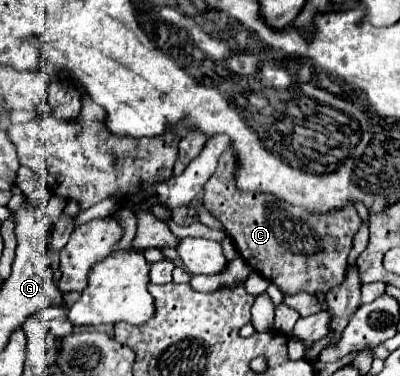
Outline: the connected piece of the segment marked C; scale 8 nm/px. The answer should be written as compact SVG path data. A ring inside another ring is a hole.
M229 149L221 155L217 171L205 185L203 205L221 221L239 255L283 293L327 293L331 287L343 283L347 255L361 225L355 207L347 205L347 209L339 209L339 213L321 215L287 205L287 201L279 201L279 197L239 193L239 189L235 189L235 153Z

